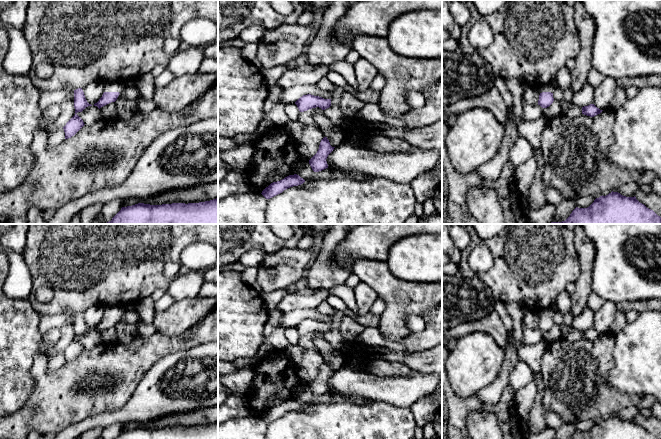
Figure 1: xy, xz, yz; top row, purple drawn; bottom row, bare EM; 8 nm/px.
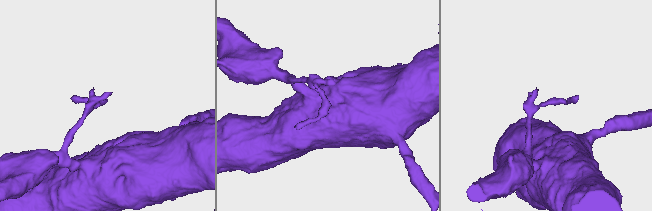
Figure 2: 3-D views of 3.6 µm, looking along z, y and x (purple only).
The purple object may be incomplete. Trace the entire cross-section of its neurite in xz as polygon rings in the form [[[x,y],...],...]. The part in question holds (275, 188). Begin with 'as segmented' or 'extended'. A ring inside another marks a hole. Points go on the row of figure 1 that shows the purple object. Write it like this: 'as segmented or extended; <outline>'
as segmented; [[[297,174],[289,175],[280,181],[271,183],[268,187],[266,187],[262,191],[261,194],[266,199],[270,199],[270,198],[282,193],[284,190],[286,190],[290,187],[293,187],[293,186],[301,185],[304,182],[305,182],[305,180]]]

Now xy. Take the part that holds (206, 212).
as segmented; [[[218,198],[199,203],[122,207],[104,224],[218,224]]]

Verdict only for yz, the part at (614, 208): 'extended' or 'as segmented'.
as segmented

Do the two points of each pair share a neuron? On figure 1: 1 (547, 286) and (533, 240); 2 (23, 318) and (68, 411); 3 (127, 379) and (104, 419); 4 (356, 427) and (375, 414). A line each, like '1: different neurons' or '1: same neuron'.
1: same neuron
2: different neurons
3: different neurons
4: same neuron

